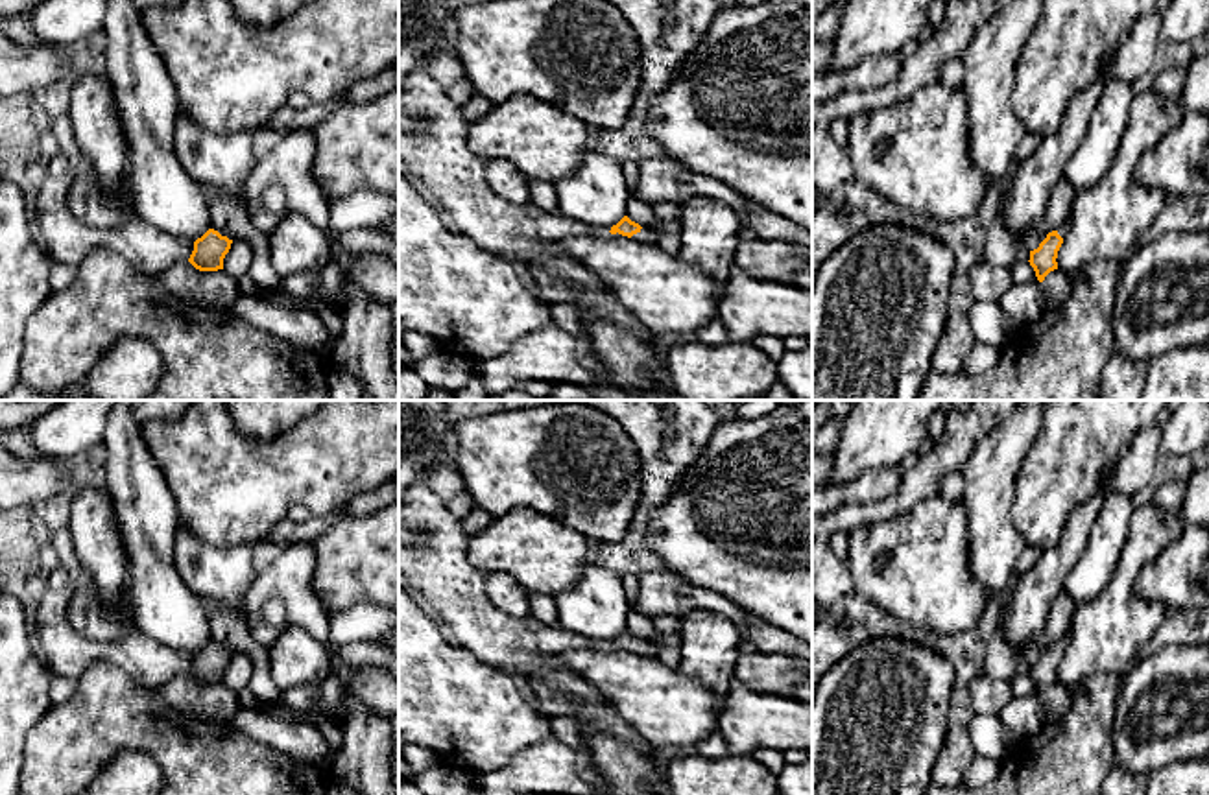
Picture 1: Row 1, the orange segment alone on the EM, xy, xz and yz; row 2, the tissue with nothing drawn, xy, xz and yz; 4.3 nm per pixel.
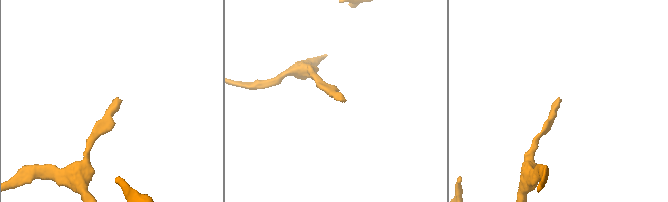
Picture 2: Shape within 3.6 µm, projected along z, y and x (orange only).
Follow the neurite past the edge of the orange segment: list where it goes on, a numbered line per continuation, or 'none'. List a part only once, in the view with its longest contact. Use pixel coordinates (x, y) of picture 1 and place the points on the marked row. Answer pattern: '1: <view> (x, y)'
1: xz (645, 237)

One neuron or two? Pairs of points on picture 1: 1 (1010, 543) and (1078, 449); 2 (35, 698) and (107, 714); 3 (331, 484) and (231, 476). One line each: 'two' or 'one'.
1: two
2: two
3: one

